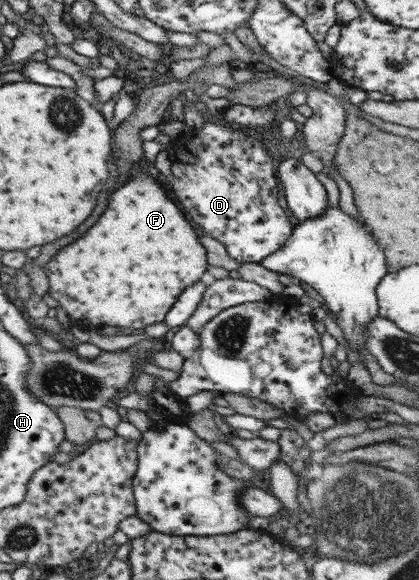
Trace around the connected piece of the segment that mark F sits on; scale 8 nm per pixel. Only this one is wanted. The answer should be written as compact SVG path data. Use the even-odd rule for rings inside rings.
M139 167L136 169L137 173L109 195L107 209L97 223L79 237L81 241L61 247L41 268L48 281L47 294L59 303L74 325L89 328L115 325L133 331L163 322L179 293L199 281L208 266L206 251L197 241L197 233L183 217L181 209L167 197L159 182L150 174L141 172Z

